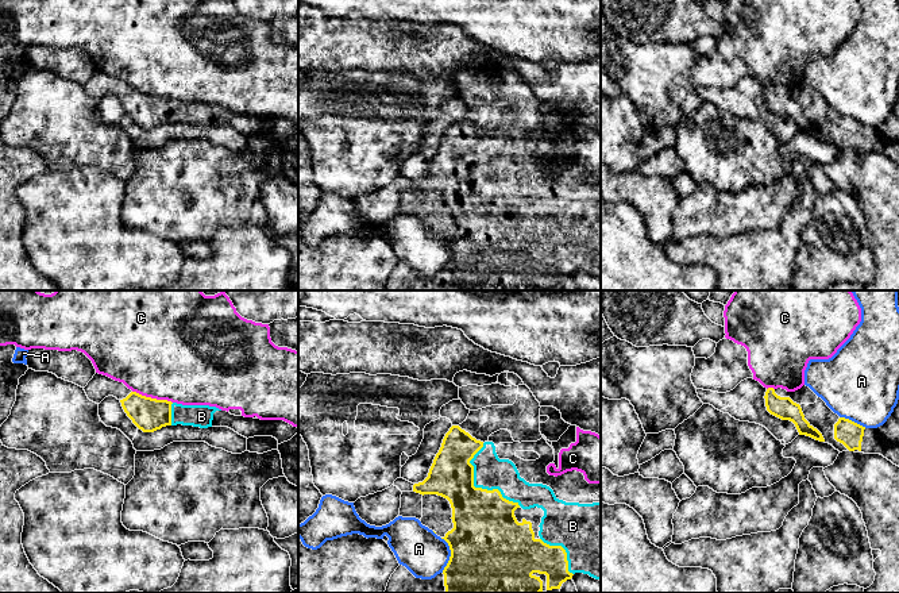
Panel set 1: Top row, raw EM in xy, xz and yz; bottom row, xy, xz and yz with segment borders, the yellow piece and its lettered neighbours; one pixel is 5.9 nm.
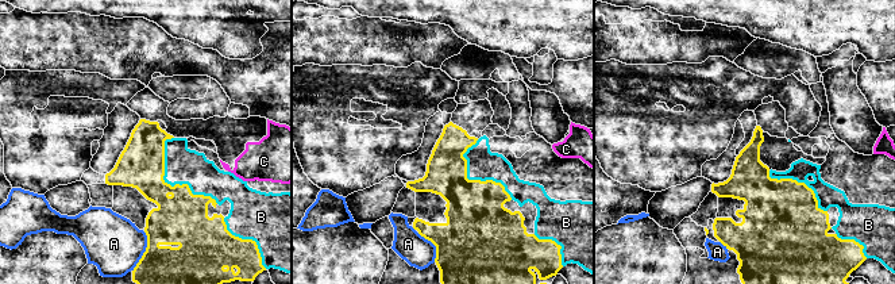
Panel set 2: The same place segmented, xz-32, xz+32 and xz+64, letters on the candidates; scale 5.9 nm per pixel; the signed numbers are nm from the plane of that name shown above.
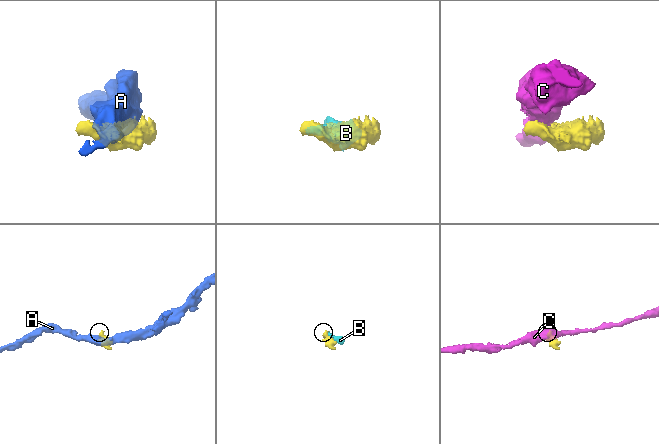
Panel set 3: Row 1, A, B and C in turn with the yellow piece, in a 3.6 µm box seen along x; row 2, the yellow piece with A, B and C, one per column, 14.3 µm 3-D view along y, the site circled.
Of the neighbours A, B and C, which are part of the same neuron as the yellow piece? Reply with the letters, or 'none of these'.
B

